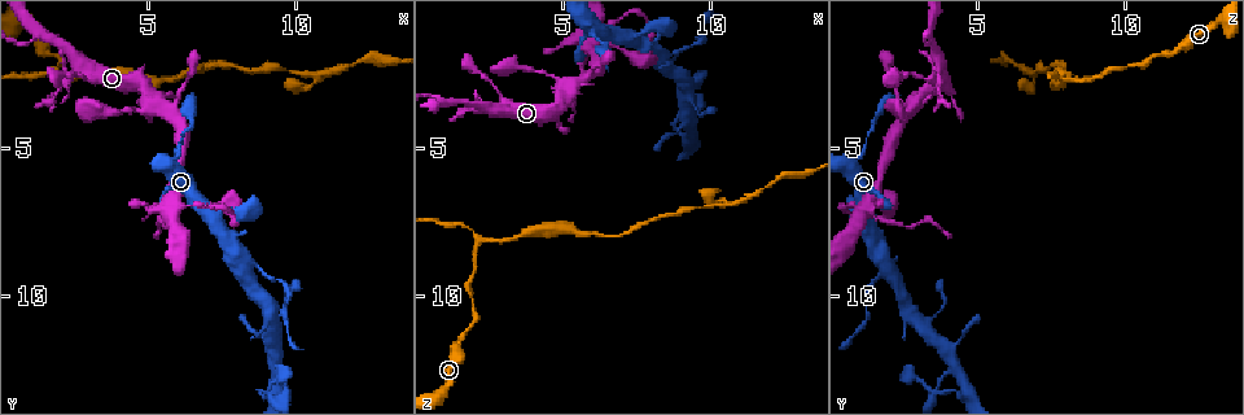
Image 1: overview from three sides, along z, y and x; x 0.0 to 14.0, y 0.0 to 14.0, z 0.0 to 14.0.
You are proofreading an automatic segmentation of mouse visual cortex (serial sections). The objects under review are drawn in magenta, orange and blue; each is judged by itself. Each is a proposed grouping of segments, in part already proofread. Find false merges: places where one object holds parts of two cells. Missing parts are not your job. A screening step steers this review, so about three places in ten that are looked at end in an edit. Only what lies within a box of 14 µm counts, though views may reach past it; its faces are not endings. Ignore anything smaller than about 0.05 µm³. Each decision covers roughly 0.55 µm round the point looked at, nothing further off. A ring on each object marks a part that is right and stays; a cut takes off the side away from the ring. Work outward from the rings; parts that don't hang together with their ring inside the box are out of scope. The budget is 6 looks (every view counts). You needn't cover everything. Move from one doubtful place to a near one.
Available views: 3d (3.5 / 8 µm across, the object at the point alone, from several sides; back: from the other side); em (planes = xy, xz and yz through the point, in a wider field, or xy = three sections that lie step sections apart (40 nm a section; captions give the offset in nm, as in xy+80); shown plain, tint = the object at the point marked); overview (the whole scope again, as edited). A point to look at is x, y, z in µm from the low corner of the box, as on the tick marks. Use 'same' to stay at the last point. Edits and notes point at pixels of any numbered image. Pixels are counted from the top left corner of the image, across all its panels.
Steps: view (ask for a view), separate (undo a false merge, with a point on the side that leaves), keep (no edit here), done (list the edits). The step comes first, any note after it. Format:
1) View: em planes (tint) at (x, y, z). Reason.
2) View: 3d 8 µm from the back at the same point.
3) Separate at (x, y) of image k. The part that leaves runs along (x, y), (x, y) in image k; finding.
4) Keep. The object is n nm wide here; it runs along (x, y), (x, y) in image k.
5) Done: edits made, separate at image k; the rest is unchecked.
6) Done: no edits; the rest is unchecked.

View: 3d 8 µm at (2.2, 2.6, 8.2). Three-way junction.

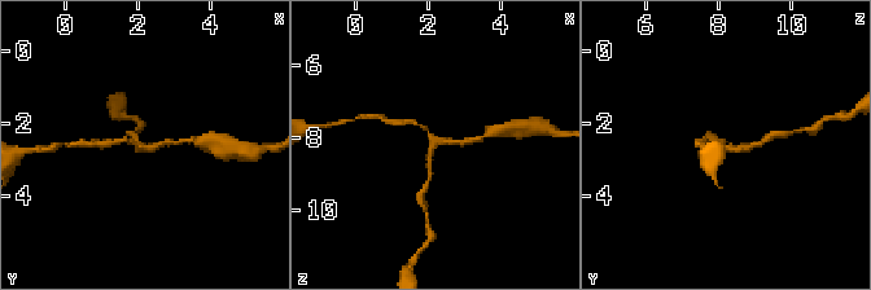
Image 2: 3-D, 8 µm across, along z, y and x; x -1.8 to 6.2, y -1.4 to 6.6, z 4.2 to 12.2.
View: em xy step 1 (tint) at (2.1, 2.6, 8.2). 3 arms meet here; the arms are 150, 150, 150 nm wide; now the EM.

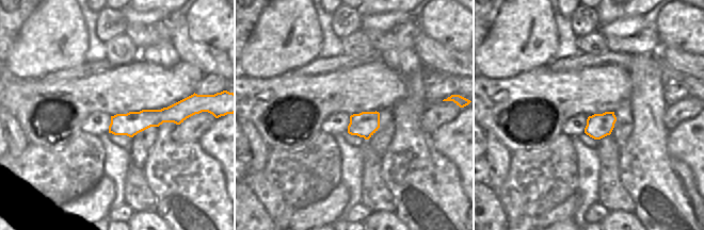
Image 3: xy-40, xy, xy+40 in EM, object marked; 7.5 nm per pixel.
Keep. One cell here.

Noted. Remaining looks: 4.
View: 3d 3.5 µm at (1.4, 1.3, 3.3). Three-way junction.

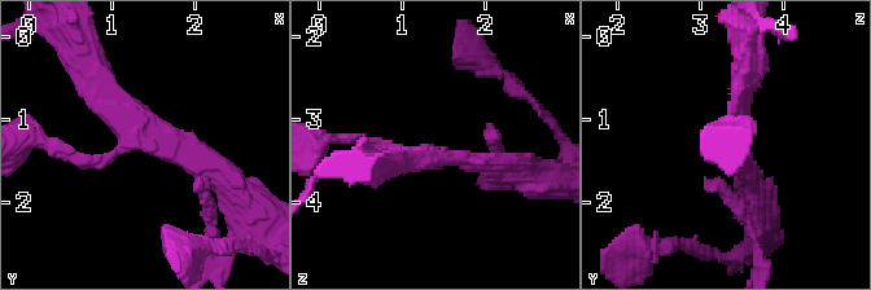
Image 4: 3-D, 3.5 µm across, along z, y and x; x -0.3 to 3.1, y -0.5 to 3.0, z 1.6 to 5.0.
View: em xy step 5 (tint) at (1.40, 1.20, 3.40). 3 arms meet here; the arms are 150, 250, 300 nm wide; need the tissue.

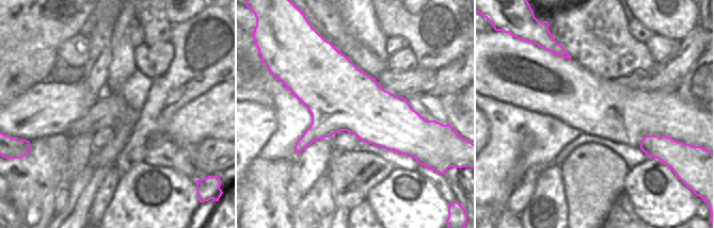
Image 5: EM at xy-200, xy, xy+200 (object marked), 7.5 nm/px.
Keep. The object is 500 nm wide here; it runs along (222, 178), (147, 139), (91, 70) in image 4; continuous, no second cell.

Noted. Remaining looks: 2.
View: 3d 3.5 µm at (6.0, 4.7, 1.3).

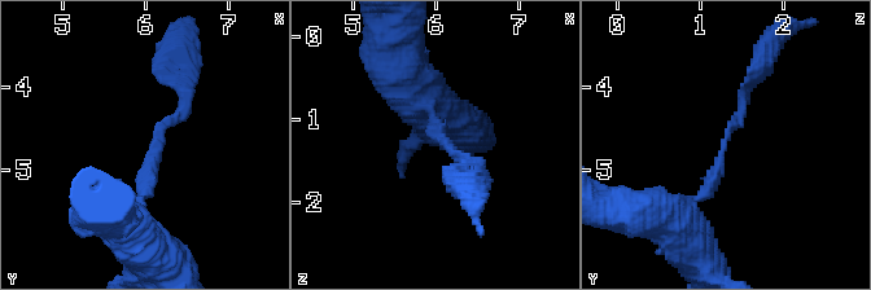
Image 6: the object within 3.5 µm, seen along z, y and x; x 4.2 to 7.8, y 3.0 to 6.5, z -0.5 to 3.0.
View: em xy step 2 (tint) at (6.05, 4.75, 1.25). The arms are 150, 150 nm wide.

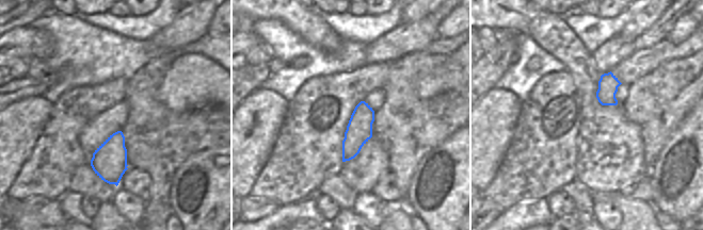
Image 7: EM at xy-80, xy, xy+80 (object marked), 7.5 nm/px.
Keep. It runs along (682, 215), (712, 183), (756, 79) in image 6; all the same cell.

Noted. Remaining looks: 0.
Done: no edits; the rest is unchecked.

